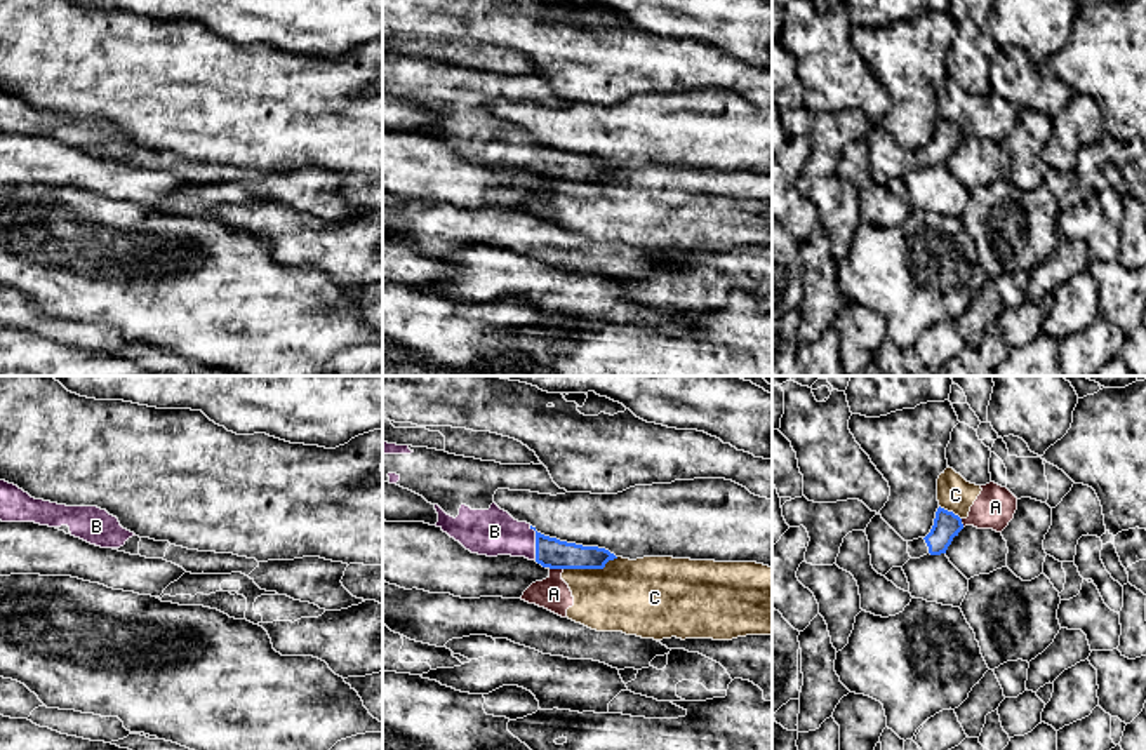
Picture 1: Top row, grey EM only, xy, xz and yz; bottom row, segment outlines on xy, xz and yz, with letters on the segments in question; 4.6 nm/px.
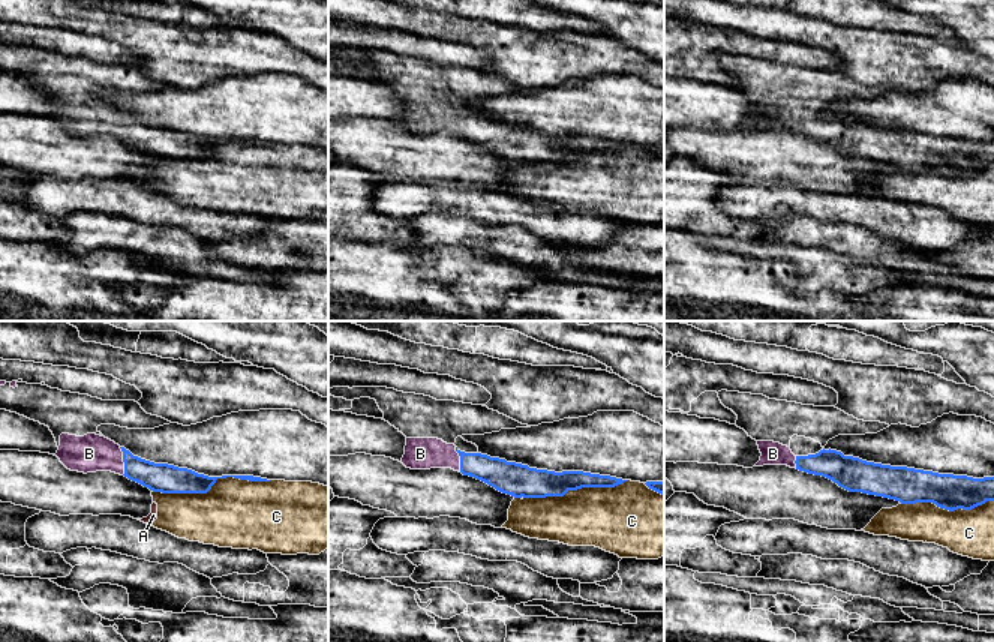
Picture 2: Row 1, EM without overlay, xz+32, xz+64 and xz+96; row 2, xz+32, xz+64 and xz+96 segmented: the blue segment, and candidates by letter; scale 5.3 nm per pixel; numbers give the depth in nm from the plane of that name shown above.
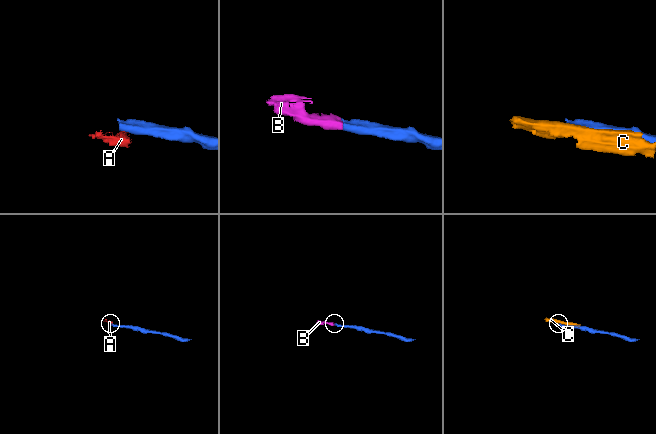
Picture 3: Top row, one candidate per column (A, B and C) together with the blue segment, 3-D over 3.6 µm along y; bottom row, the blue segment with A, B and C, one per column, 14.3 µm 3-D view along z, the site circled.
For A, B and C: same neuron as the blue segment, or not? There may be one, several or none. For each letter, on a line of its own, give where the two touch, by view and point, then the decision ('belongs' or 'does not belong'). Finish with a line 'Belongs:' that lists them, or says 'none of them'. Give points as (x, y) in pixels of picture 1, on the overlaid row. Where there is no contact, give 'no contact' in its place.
A: xz (555, 568) | does not belong
B: xz (536, 543) | belongs
C: xz (590, 568) | does not belong
Belongs: B

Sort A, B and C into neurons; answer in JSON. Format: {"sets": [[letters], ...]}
{"sets": [["A", "C"], ["B"]]}

